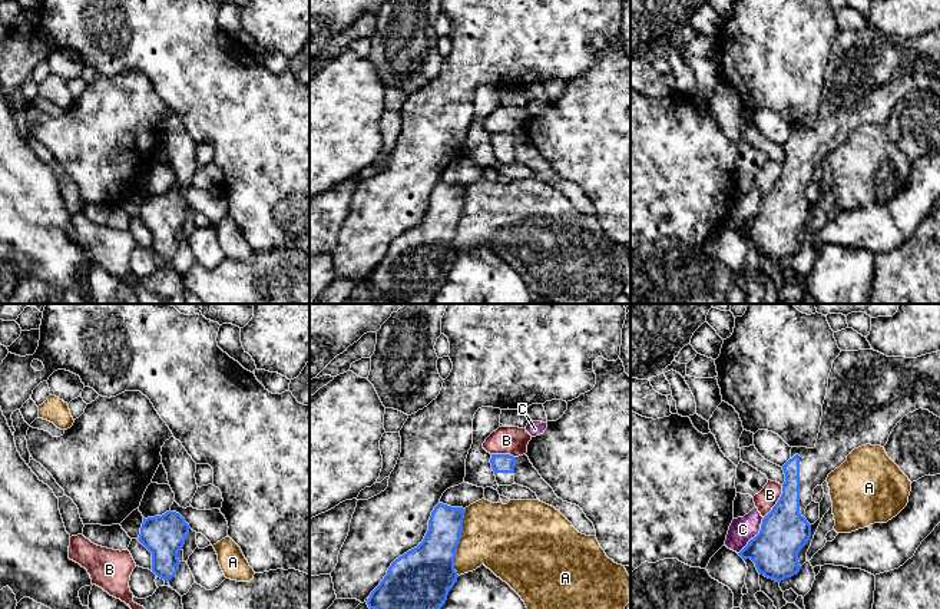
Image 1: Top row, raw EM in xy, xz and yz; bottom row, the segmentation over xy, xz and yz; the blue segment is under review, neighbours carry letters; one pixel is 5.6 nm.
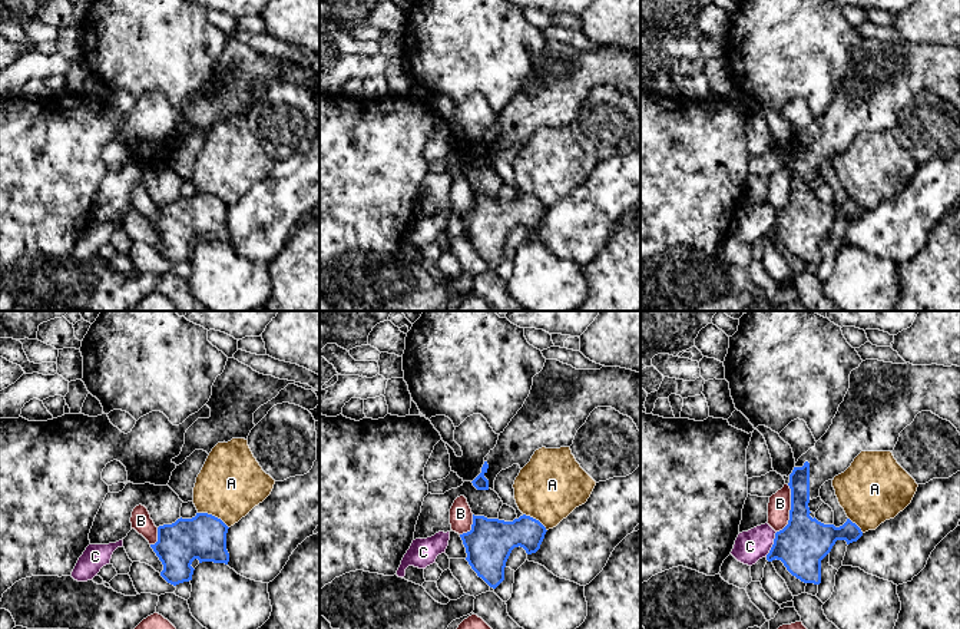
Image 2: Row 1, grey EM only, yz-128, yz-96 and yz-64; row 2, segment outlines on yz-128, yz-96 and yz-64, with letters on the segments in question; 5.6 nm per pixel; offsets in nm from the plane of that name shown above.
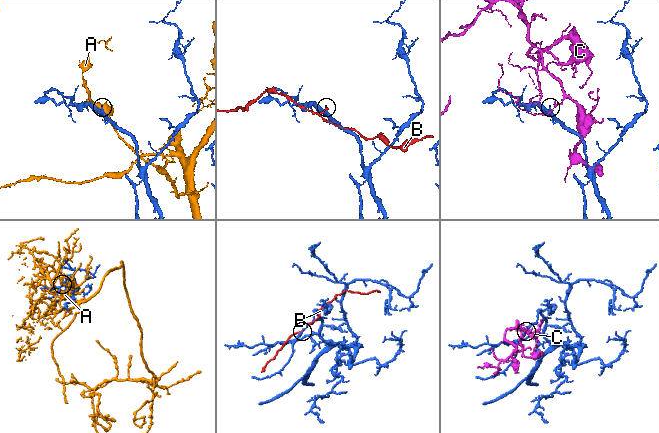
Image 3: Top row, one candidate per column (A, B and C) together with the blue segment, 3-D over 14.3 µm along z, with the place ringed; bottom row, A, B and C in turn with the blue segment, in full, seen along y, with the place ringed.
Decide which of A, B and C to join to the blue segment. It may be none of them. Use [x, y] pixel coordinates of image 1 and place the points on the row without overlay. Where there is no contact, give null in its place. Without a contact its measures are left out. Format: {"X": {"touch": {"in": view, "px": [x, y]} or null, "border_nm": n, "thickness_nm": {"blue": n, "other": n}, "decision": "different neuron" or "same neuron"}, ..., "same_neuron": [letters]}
{"A": {"touch": {"in": "xz", "px": [459, 221]}, "border_nm": 380, "thickness_nm": {"blue": 300, "other": 380}, "decision": "different neuron"}, "B": {"touch": {"in": "yz", "px": [777, 181]}, "border_nm": 220, "thickness_nm": {"blue": 280, "other": 110}, "decision": "different neuron"}, "C": {"touch": {"in": "yz", "px": [755, 215]}, "border_nm": 260, "thickness_nm": {"blue": 280, "other": 140}, "decision": "different neuron"}, "same_neuron": []}

